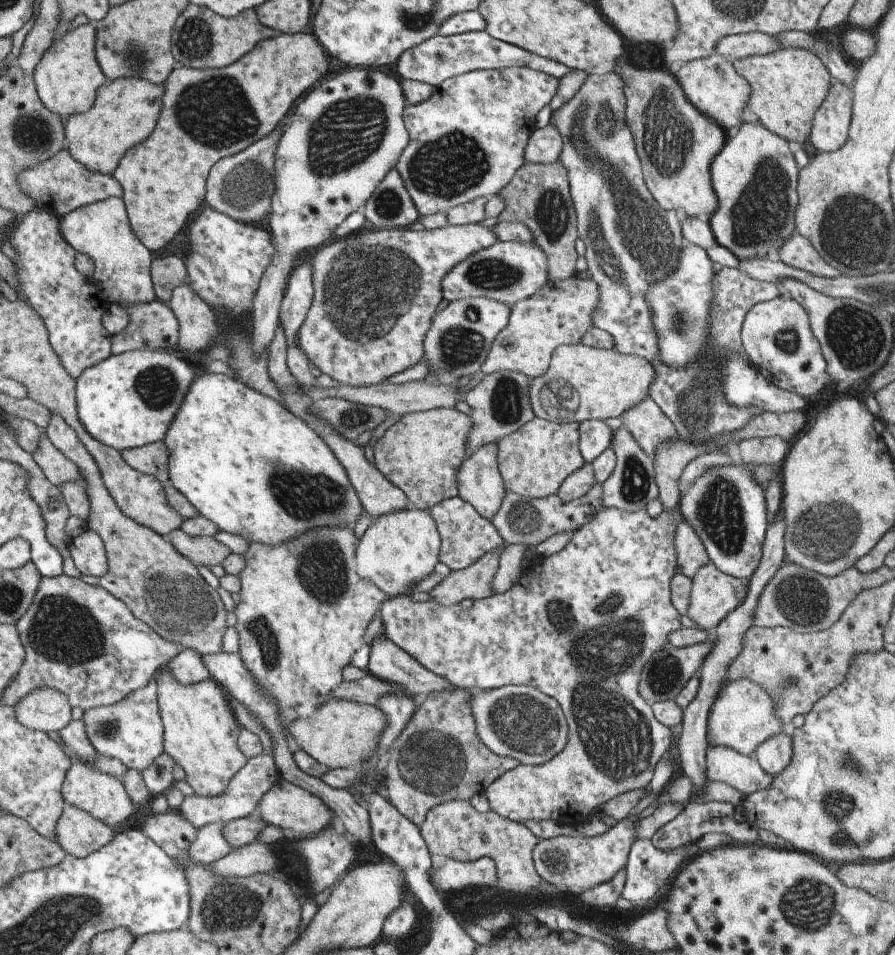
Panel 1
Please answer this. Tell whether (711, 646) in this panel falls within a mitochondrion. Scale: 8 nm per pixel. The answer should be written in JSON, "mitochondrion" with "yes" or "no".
{"mitochondrion":"no"}

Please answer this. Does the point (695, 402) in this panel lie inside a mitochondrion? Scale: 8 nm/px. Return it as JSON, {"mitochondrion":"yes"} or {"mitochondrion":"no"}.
{"mitochondrion":"yes"}

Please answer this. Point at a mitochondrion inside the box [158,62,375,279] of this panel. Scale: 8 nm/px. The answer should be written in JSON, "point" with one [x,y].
{"point":[213,112]}

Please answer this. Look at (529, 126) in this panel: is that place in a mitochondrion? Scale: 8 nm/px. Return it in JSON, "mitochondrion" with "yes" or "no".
{"mitochondrion":"no"}

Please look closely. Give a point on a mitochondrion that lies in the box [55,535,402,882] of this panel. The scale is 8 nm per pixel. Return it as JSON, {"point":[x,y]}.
{"point":[174,600]}

